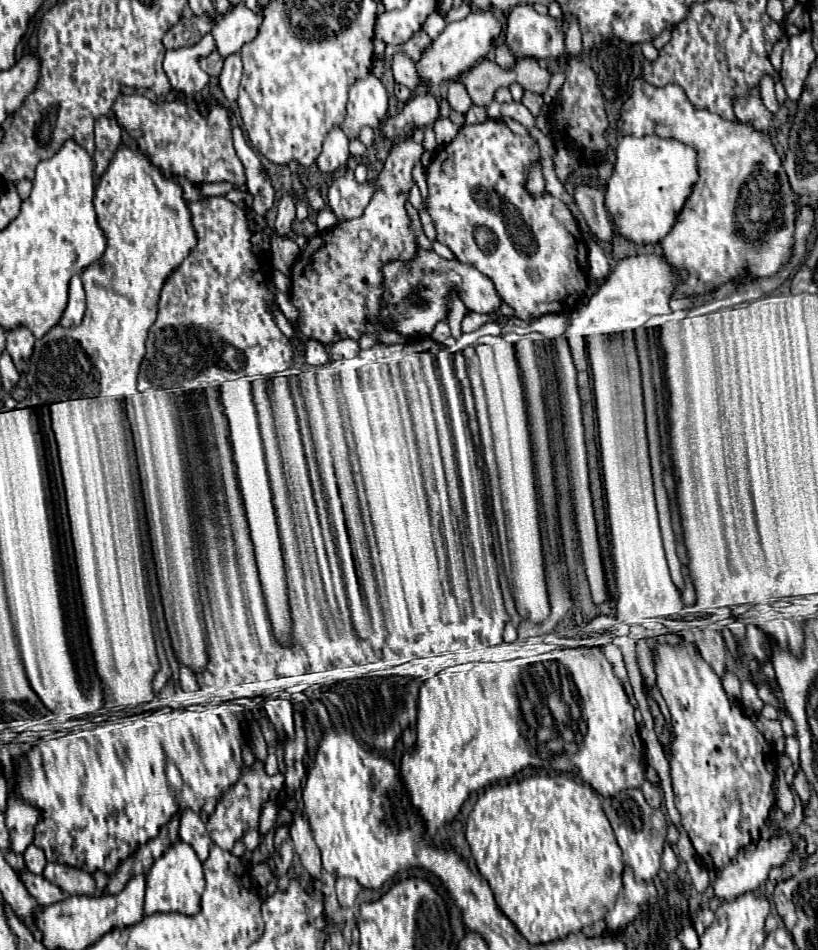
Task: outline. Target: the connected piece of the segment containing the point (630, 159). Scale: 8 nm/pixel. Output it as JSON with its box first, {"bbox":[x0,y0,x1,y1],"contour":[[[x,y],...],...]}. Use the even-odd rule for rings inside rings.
{"bbox":[604,135,698,245],"contour":[[[622,135],[616,149],[614,173],[604,193],[604,205],[626,239],[654,245],[672,231],[678,221],[678,211],[682,211],[686,195],[690,195],[696,181],[698,155],[690,145],[658,135]]]}

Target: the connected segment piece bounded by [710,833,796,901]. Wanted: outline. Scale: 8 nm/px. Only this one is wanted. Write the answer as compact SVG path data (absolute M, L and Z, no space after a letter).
M792 833L780 835L780 837L772 837L770 841L758 841L756 845L744 847L726 867L722 867L716 873L716 877L712 877L710 887L714 889L714 897L720 899L720 901L730 901L730 899L736 899L742 893L758 889L768 879L770 867L782 865L786 861L786 857L790 857L794 847L796 847L796 837Z

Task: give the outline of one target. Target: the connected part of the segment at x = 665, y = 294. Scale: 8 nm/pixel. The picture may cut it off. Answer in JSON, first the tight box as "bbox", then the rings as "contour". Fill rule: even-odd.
{"bbox":[566,255,686,337],"contour":[[[636,255],[620,259],[596,295],[584,307],[572,311],[572,327],[566,333],[590,337],[634,331],[650,317],[670,313],[670,297],[674,295],[676,285],[686,283],[686,279],[686,269],[676,269],[674,265],[666,263],[666,257],[660,255]]]}

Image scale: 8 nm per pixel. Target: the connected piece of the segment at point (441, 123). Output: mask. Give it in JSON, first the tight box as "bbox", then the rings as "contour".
{"bbox":[434,119,462,147],"contour":[[[438,119],[434,123],[434,131],[436,131],[436,145],[442,147],[446,143],[454,141],[454,135],[458,135],[458,131],[462,129],[462,125],[454,125],[450,119]]]}

